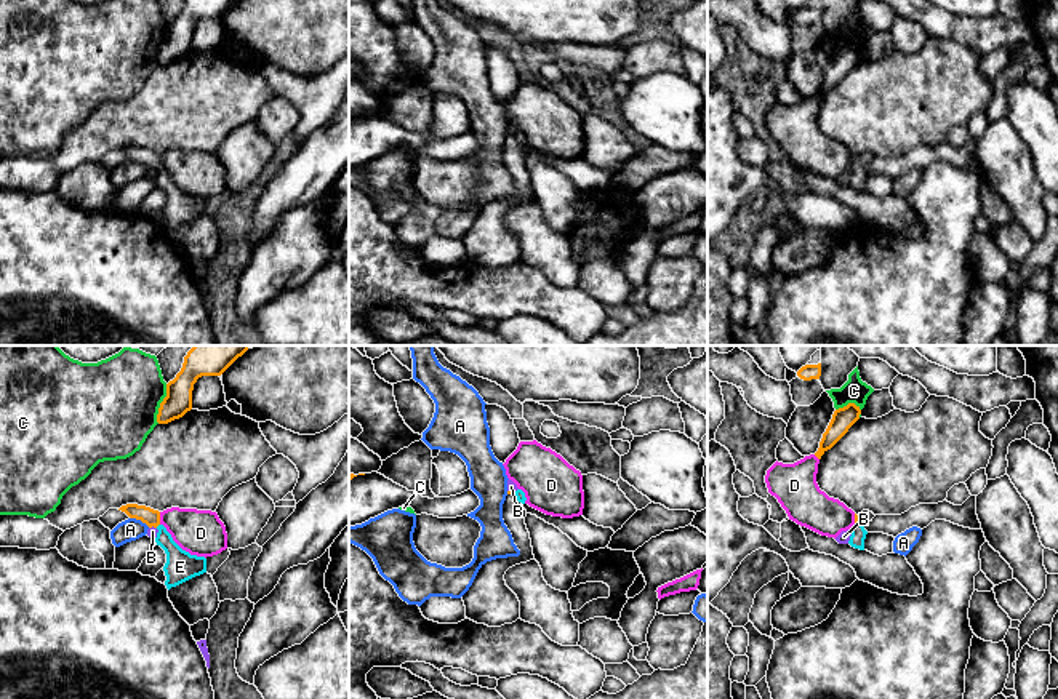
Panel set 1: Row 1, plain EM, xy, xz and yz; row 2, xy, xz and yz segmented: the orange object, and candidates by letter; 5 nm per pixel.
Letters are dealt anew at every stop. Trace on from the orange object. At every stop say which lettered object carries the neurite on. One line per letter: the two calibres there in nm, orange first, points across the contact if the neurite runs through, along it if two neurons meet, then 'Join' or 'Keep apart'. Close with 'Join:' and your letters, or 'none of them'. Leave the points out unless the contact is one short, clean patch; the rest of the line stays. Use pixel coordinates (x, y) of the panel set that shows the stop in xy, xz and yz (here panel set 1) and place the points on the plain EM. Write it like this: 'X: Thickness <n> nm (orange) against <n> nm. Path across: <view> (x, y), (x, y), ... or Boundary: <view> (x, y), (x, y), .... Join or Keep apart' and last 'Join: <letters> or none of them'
A: Thickness 90 nm (orange) against 110 nm. Keep apart
B: Thickness 90 nm (orange) against 50 nm. Boundary: xy (156, 168), (149, 170). Keep apart
C: Thickness 140 nm (orange) against 460 nm. Keep apart
D: Thickness 90 nm (orange) against 220 nm. Keep apart
E: Thickness 90 nm (orange) against 150 nm. Path across: xy (148, 157), (157, 167), (180, 208). Join
Join: E

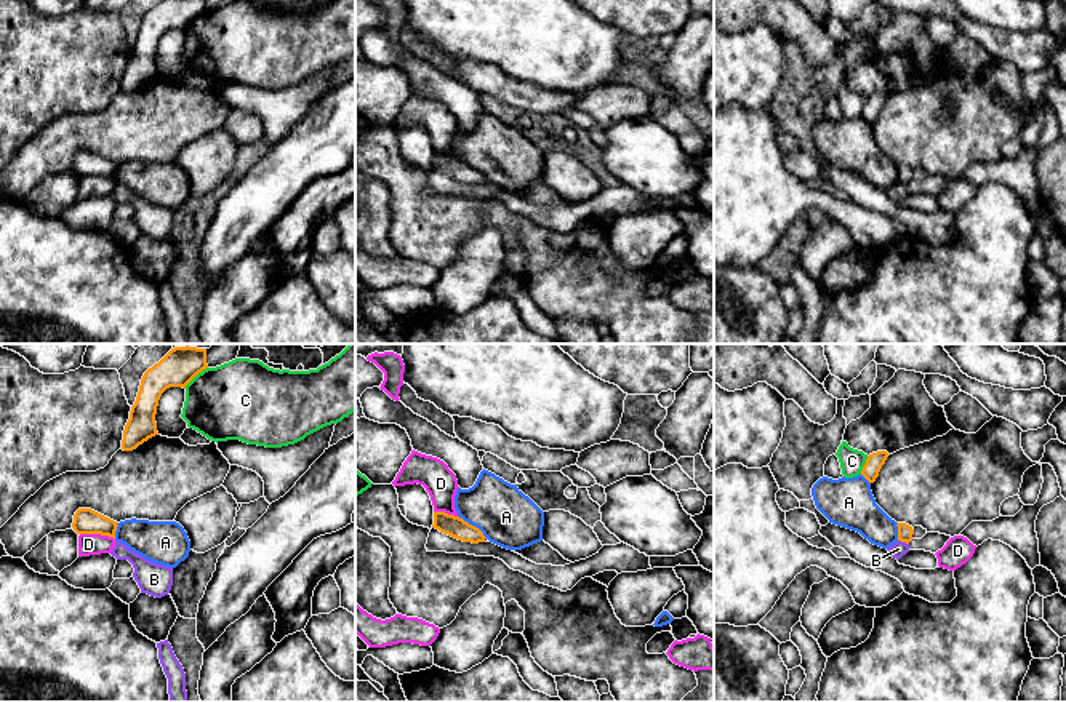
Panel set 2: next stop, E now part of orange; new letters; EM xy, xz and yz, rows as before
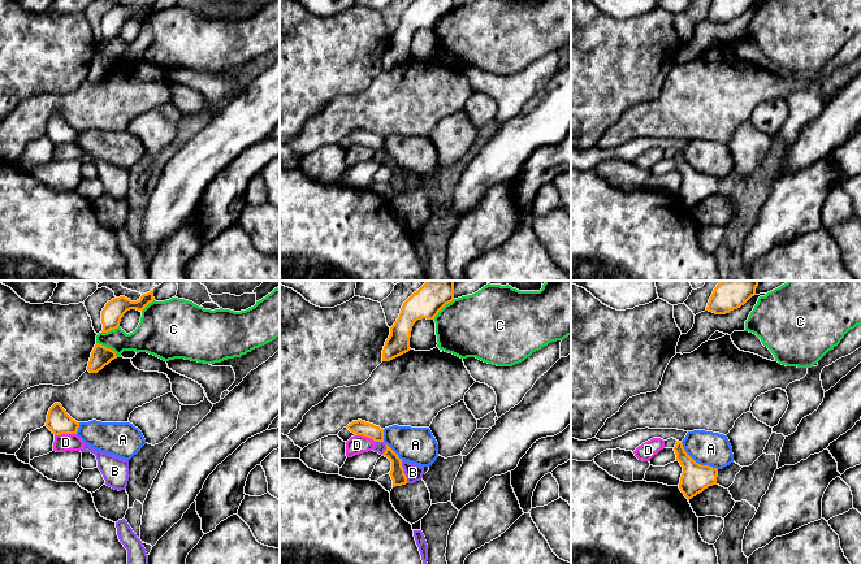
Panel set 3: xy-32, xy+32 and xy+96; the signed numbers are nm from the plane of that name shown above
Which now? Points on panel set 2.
A: Thickness 110 nm (orange) against 280 nm. Keep apart
B: Thickness 80 nm (orange) against 80 nm. Keep apart
C: Thickness 150 nm (orange) against 400 nm. Keep apart
D: Thickness 130 nm (orange) against 110 nm. Keep apart
Join: none of them

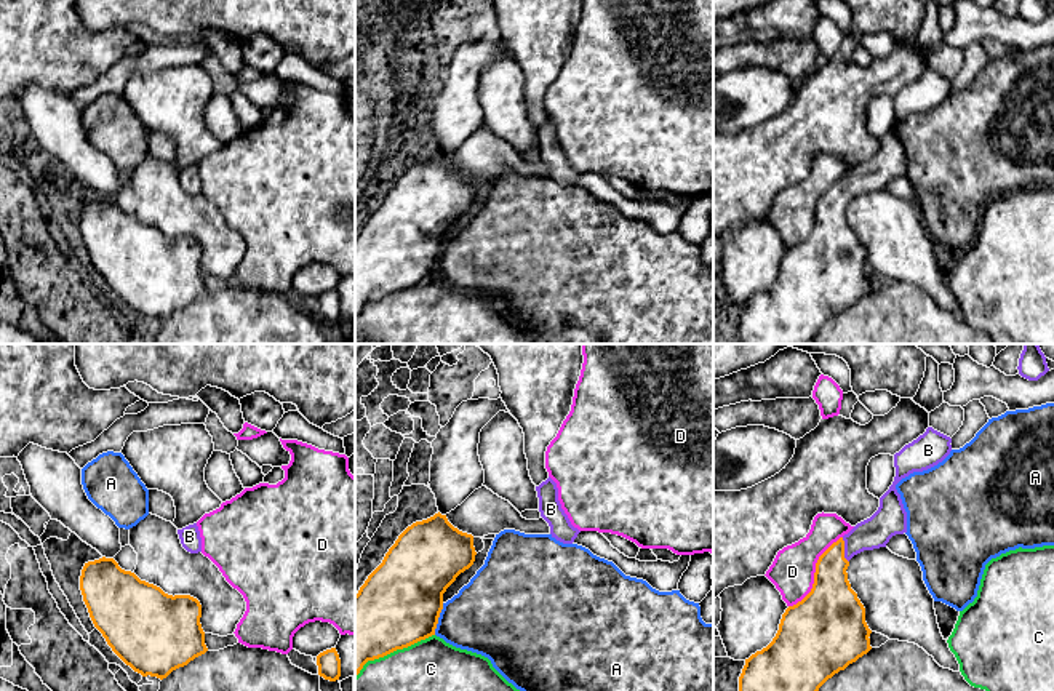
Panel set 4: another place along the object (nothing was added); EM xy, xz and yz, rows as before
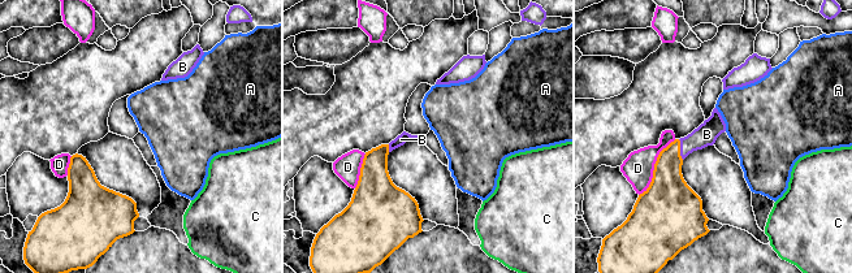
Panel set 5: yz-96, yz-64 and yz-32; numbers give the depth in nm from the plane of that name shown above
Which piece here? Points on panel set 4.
A: Thickness 420 nm (orange) against 380 nm. Keep apart
B: Thickness 220 nm (orange) against 160 nm. Path across: yz (830, 240), (830, 208), (843, 192), (859, 179), (875, 173). Join
C: Thickness 420 nm (orange) against 500 nm. Keep apart
D: Thickness 360 nm (orange) against 220 nm. Keep apart
Join: B

